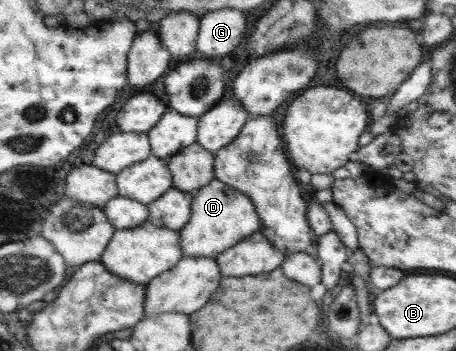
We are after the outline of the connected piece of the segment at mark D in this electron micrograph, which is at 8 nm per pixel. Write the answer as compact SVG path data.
M214 179L194 192L191 210L192 214L186 226L178 231L180 250L186 258L208 256L215 259L221 252L252 236L260 228L260 218L250 198L220 180Z

